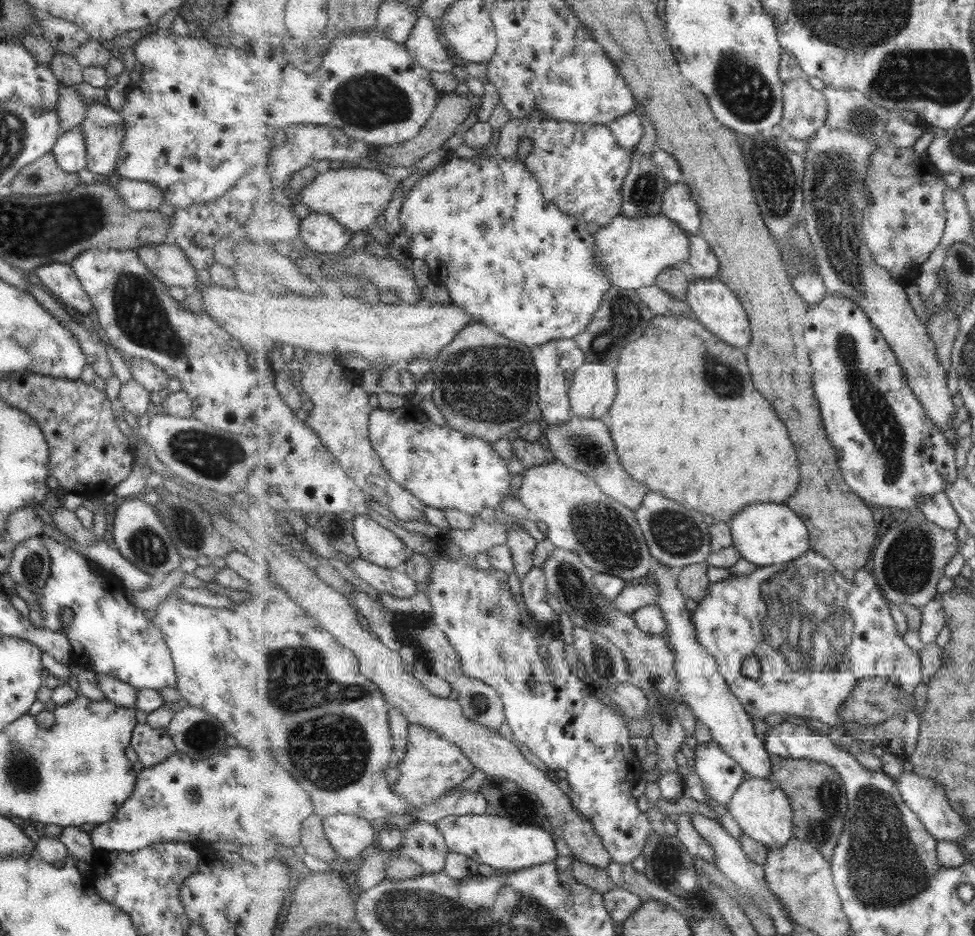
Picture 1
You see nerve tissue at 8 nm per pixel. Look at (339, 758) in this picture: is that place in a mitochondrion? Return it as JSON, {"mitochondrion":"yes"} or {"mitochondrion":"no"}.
{"mitochondrion":"yes"}

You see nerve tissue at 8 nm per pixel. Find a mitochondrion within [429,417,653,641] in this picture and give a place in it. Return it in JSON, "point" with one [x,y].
{"point":[603,533]}

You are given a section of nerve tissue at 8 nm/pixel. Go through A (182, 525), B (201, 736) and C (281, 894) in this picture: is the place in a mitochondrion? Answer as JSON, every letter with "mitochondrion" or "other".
{"A":"mitochondrion","B":"mitochondrion","C":"other"}

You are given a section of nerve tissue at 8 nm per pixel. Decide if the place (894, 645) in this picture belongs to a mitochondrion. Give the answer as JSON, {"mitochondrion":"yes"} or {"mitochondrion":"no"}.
{"mitochondrion":"no"}

